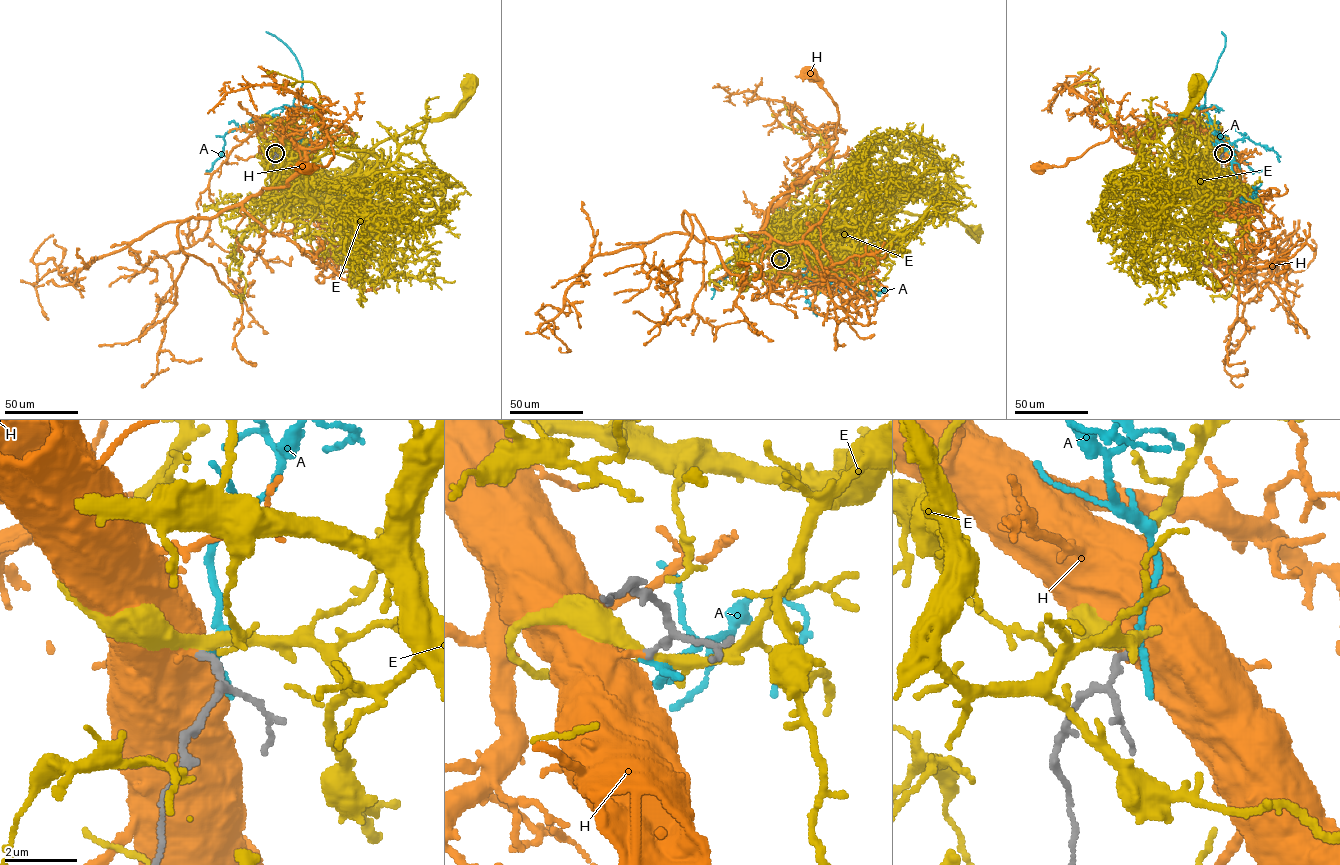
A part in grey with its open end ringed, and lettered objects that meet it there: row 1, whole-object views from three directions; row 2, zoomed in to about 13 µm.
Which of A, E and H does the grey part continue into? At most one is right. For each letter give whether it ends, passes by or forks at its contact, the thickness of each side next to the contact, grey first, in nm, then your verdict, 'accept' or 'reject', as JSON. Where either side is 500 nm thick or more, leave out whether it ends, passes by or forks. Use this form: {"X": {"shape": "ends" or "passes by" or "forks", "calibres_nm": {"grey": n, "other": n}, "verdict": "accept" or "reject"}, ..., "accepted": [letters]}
{"A": {"shape": "passes by", "calibres_nm": {"grey": 220, "other": 150}, "verdict": "reject"}, "E": {"shape": "passes by", "calibres_nm": {"grey": 220, "other": 300}, "verdict": "reject"}, "H": {"shape": "ends", "calibres_nm": {"grey": 220, "other": 190}, "verdict": "accept"}, "accepted": ["H"]}

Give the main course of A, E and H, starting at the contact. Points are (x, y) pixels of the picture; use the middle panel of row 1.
A: (780, 259), (798, 246), (797, 240), (777, 236), (769, 244), (733, 256), (727, 275), (719, 282), (711, 298)
E: (780, 259), (792, 249), (811, 248), (842, 206), (857, 192), (871, 206), (951, 215), (976, 232)
H: (780, 259), (766, 232), (768, 212), (828, 157), (837, 141), (837, 106), (811, 72)

